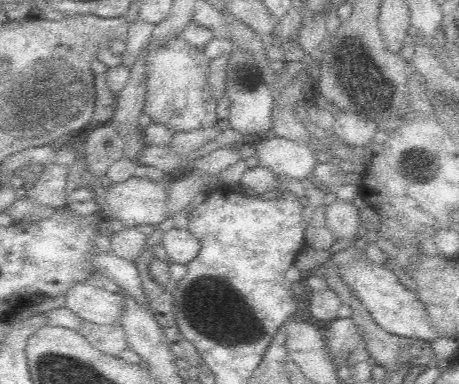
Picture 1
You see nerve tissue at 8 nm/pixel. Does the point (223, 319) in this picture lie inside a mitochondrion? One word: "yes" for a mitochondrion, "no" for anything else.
yes

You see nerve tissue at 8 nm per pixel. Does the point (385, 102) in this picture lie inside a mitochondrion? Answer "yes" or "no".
no

